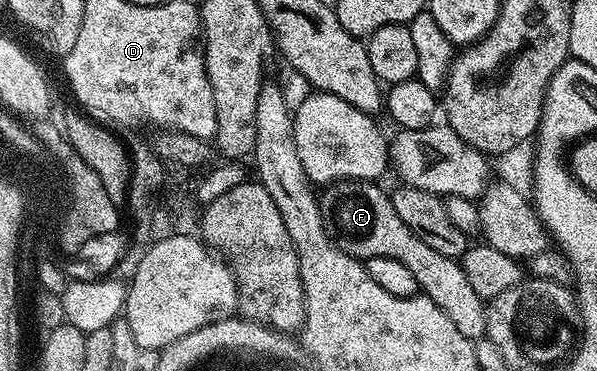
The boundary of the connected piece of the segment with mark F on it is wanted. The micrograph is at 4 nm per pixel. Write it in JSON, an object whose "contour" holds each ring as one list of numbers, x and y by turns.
{"contour":[[345,181,329,186,322,195,324,222,336,244,347,255,367,261,370,257,394,257,394,261,402,261,410,273,414,273,414,281,418,281,420,291,427,295,434,305,438,305,454,321,454,326,462,337,477,341,486,335,485,300,474,293,470,281,466,281,463,266,457,260,430,249,426,241,414,237,414,232,406,226,406,221,398,217,392,204,392,196,380,188,376,181]]}

